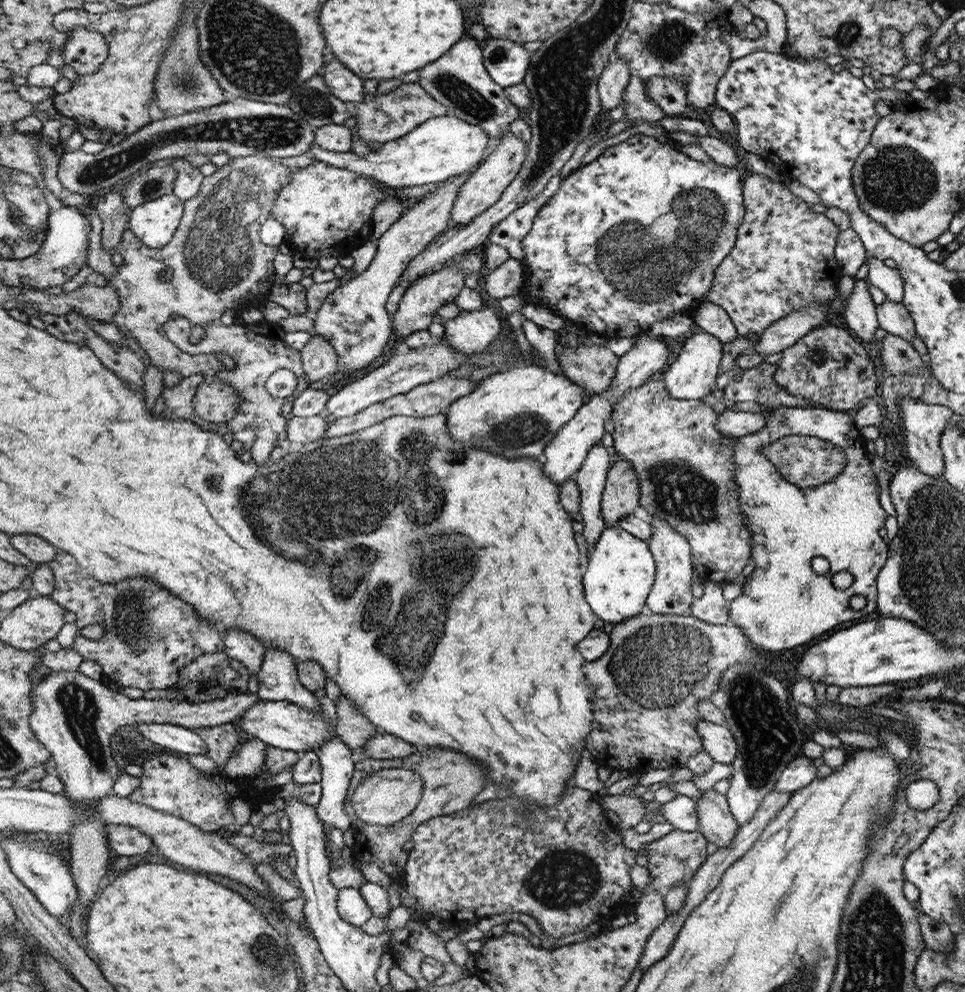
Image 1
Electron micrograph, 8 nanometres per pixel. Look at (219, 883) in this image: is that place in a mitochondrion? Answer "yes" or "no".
no

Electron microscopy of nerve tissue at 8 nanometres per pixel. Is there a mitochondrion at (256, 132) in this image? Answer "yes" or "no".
yes

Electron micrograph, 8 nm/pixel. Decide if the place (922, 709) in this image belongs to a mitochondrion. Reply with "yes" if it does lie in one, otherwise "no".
no

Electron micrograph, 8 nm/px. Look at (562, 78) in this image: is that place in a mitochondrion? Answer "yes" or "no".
yes

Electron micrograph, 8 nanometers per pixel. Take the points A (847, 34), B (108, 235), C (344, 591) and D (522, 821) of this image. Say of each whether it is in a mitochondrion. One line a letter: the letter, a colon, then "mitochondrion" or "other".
A: mitochondrion
B: other
C: mitochondrion
D: mitochondrion

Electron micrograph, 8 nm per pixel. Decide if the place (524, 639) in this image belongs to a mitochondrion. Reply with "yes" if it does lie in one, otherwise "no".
no

